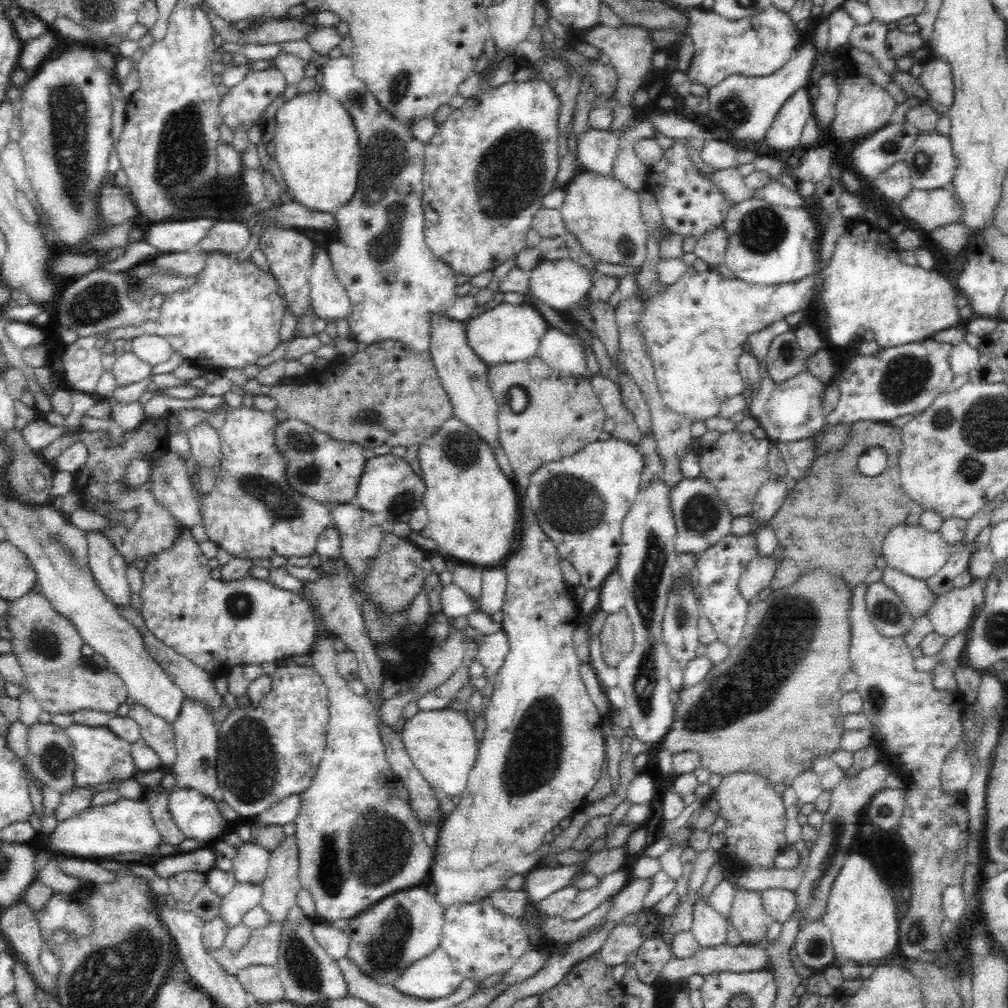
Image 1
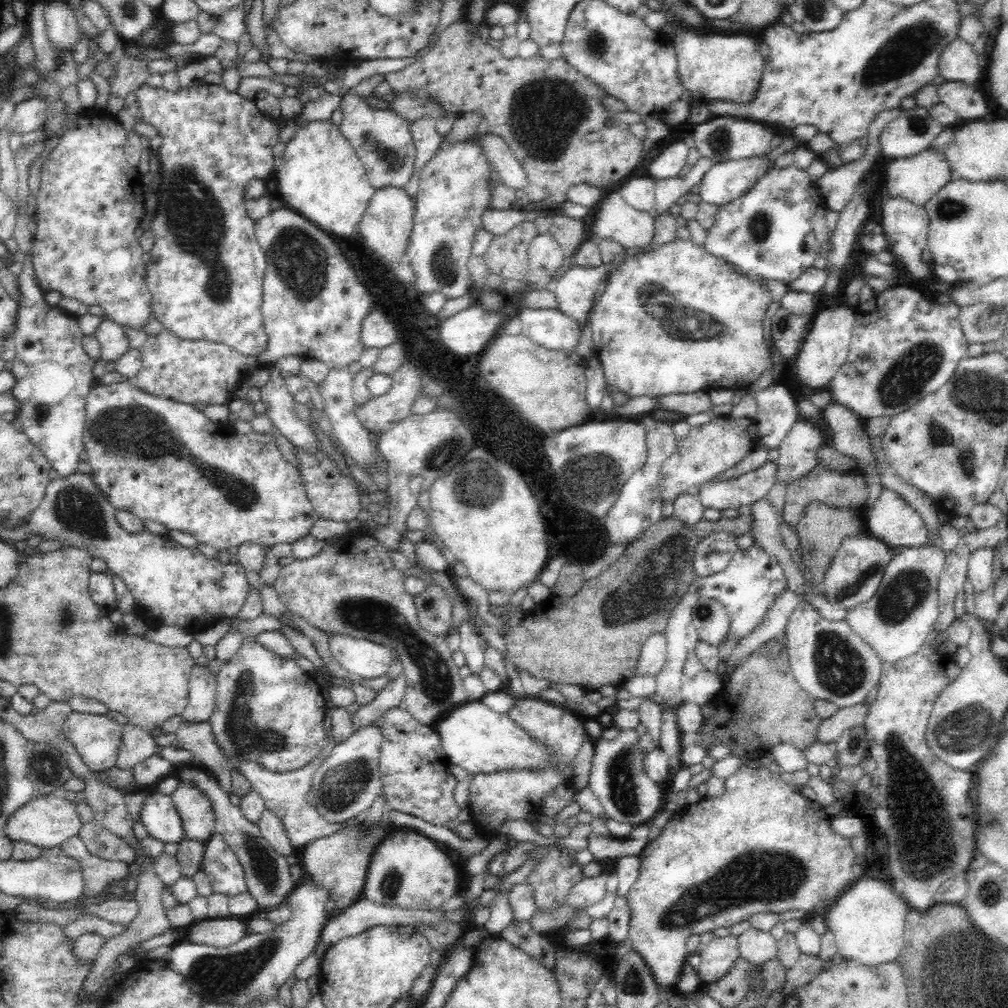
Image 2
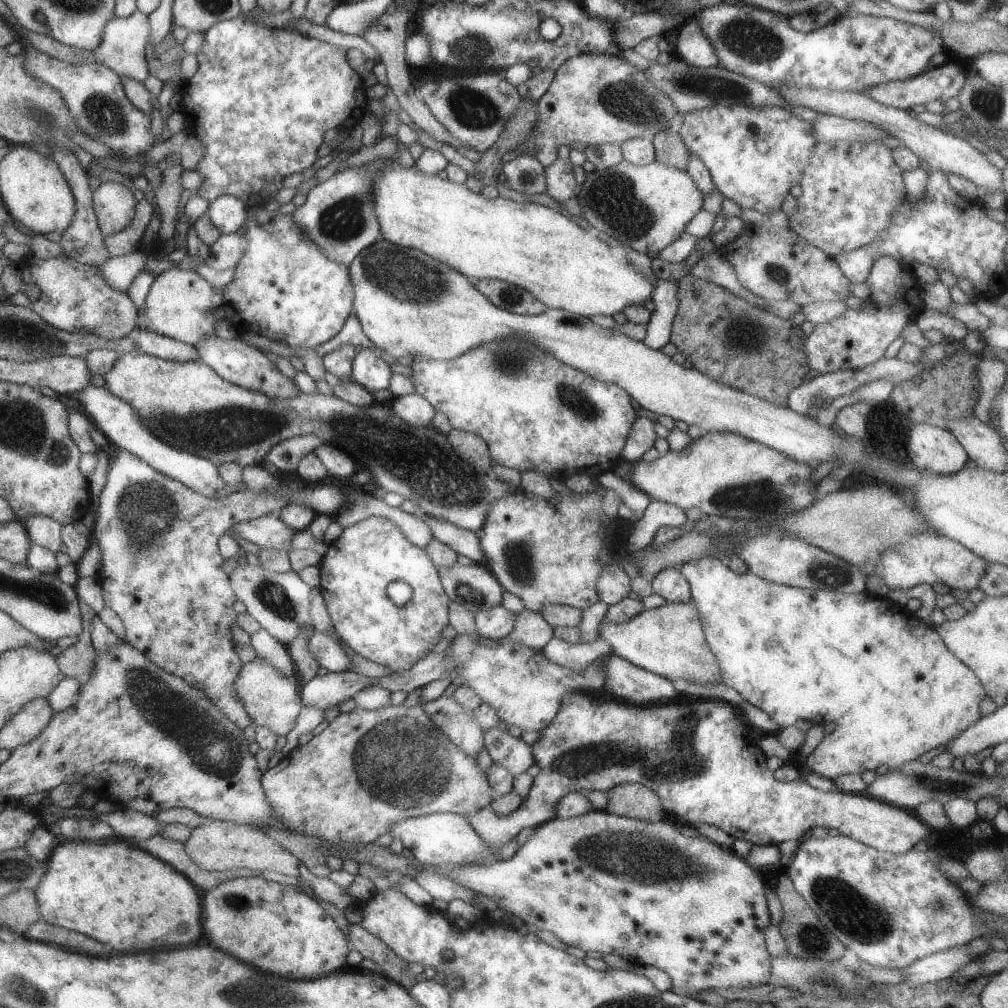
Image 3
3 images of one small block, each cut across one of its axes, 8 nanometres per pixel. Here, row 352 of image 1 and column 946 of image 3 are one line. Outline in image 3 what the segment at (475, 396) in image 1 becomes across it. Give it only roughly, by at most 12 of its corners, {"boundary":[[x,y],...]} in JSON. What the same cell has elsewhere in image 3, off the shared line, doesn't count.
{"boundary":[[914,423],[912,466],[951,475],[968,464],[948,429]]}

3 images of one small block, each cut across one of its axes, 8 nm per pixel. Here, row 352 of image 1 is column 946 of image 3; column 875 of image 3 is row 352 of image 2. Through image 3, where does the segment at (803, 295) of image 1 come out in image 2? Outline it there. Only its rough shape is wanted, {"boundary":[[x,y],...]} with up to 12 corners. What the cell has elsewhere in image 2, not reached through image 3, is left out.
{"boundary":[[704,245],[627,256],[589,316],[605,388],[748,388],[770,293]]}

